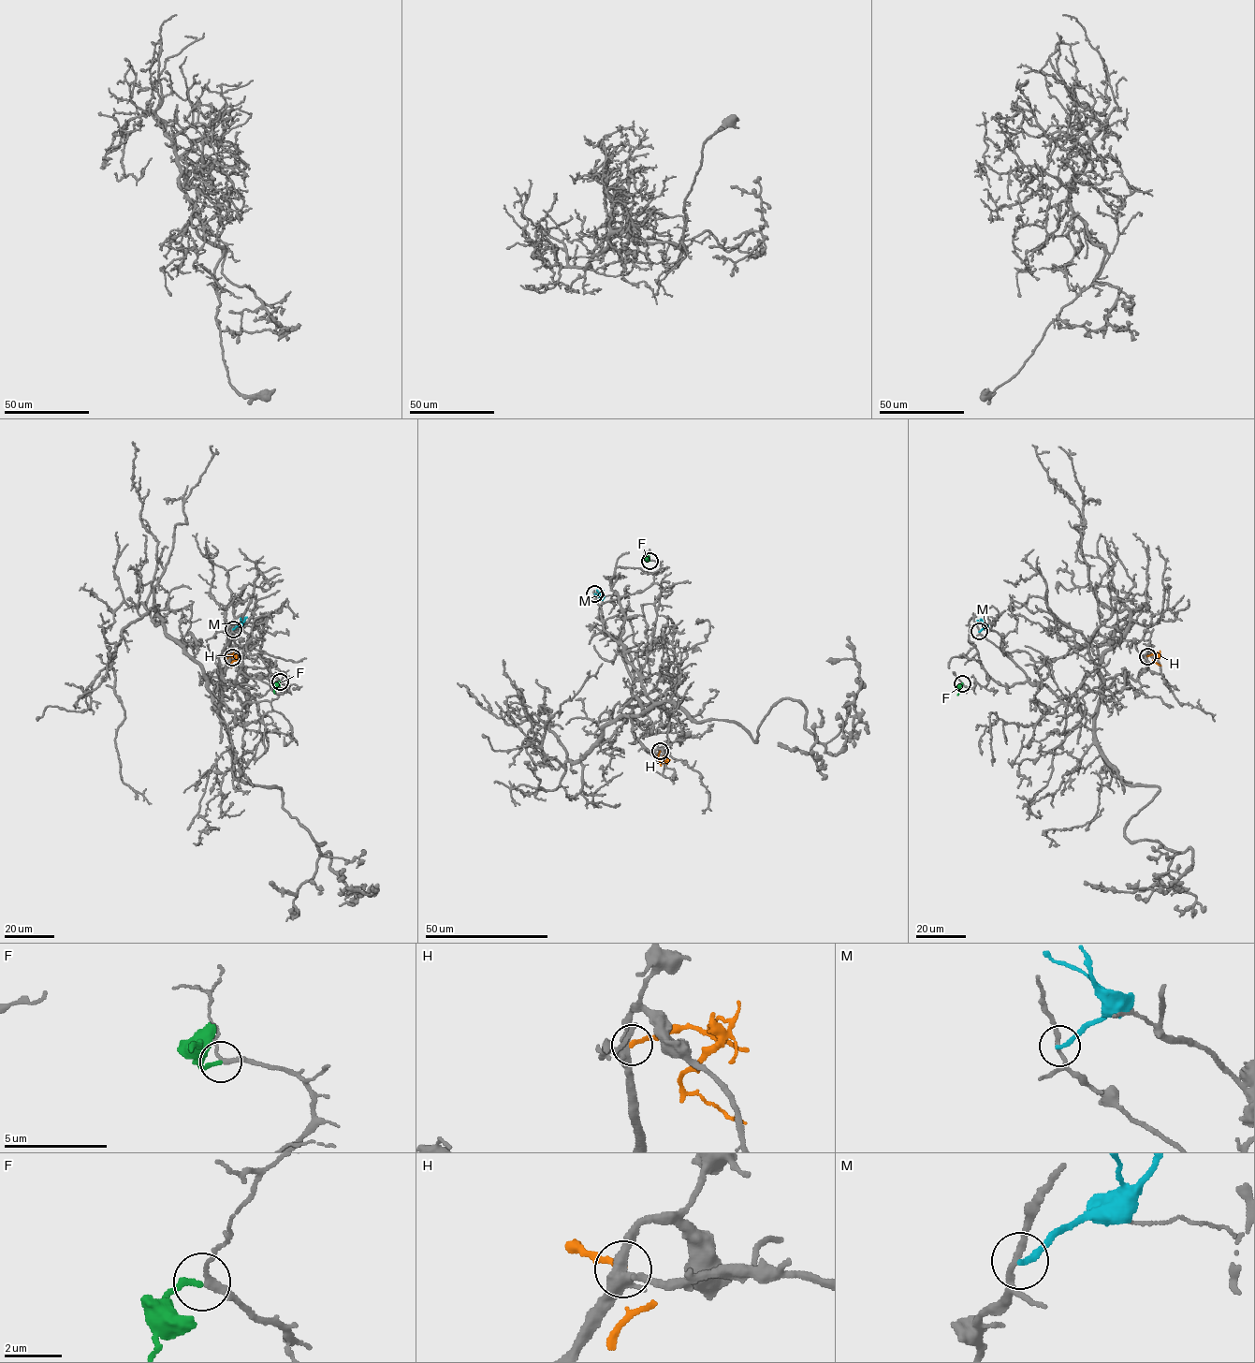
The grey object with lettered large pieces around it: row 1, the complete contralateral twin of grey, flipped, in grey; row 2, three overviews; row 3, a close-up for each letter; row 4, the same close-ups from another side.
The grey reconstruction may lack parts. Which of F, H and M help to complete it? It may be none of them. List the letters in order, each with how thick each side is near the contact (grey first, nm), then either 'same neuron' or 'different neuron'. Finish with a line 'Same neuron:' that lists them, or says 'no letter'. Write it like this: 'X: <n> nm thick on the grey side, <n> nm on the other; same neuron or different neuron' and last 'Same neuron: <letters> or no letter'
F: 200 nm thick on the grey side, 200 nm on the other; same neuron
H: 400 nm thick on the grey side, 200 nm on the other; different neuron
M: 200 nm thick on the grey side, 200 nm on the other; different neuron
Same neuron: F

